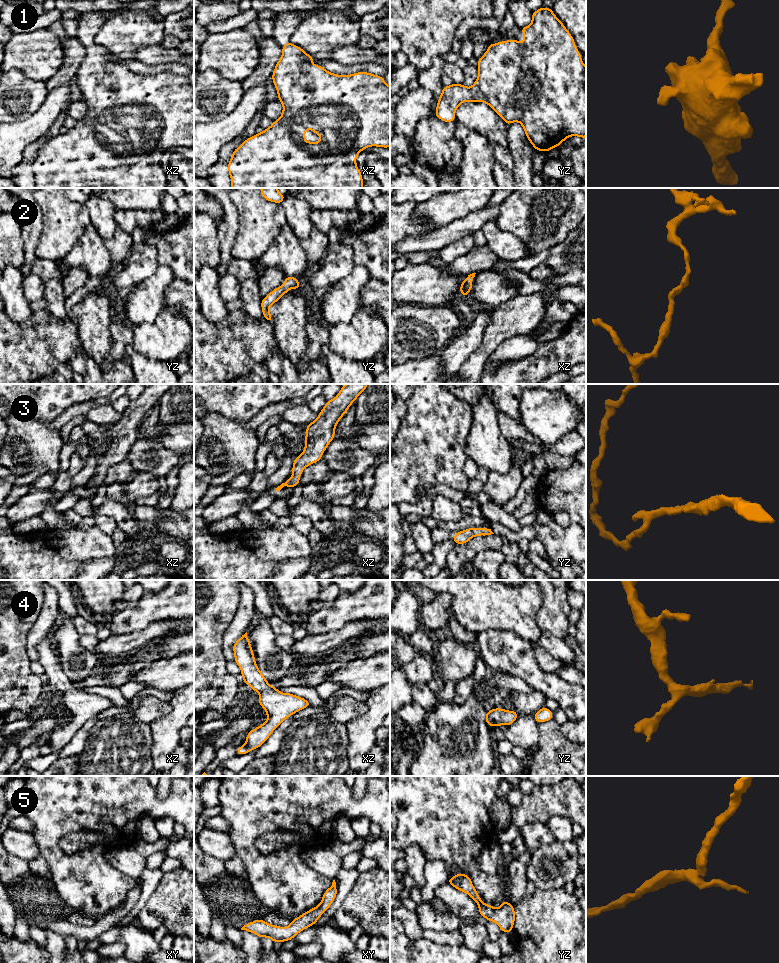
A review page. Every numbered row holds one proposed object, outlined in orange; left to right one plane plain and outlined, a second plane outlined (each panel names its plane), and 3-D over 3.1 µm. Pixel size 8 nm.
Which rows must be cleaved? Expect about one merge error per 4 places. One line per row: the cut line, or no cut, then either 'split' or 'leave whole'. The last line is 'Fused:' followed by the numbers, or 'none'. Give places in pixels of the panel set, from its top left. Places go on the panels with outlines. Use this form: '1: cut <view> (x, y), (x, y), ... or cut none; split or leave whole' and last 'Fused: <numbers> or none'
1: cut none; leave whole
2: cut none; leave whole
3: cut none; leave whole
4: cut none; leave whole
5: cut none; leave whole
Fused: none

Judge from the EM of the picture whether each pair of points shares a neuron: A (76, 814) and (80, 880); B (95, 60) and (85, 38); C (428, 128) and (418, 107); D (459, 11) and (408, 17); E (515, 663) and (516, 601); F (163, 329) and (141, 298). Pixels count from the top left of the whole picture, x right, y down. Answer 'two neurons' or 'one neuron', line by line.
A: one neuron
B: one neuron
C: two neurons
D: one neuron
E: two neurons
F: two neurons

